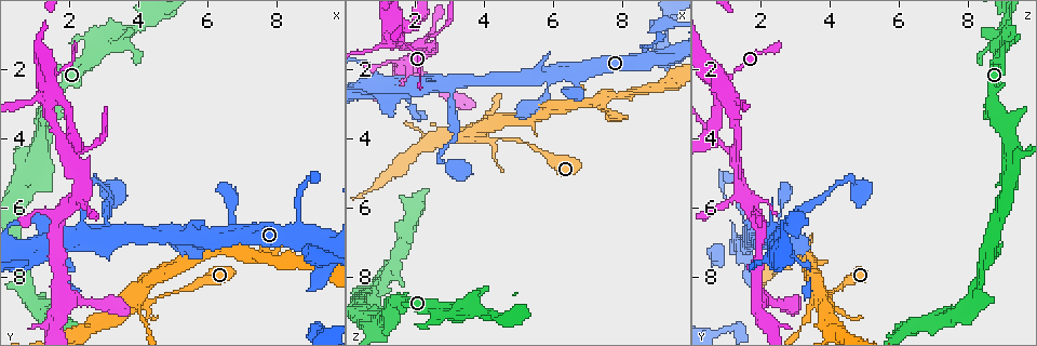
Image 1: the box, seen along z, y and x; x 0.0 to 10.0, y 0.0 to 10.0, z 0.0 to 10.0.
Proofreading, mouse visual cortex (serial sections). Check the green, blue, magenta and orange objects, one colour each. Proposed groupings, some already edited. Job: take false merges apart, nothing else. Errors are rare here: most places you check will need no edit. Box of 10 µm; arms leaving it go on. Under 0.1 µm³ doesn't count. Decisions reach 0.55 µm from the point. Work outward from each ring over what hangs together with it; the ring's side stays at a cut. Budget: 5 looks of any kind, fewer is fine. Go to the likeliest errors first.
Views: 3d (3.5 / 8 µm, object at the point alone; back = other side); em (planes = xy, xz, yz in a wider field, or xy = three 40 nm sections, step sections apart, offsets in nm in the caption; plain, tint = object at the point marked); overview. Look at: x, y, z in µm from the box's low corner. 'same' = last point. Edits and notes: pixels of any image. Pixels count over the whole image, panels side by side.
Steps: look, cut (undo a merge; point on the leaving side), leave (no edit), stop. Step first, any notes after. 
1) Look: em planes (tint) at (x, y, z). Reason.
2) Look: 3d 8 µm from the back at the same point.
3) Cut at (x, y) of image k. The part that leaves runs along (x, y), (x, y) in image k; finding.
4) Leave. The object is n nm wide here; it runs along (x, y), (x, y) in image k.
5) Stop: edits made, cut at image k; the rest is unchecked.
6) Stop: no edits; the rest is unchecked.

Look: 3d 3.5 µm at (1.35, 2.75, 1.10). Sharp bend.

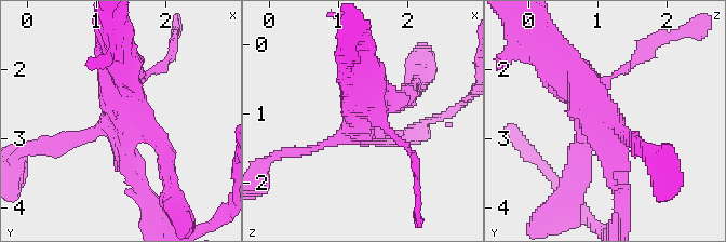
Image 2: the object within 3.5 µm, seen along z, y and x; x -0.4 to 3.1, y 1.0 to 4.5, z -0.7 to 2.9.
Look: em xy step 2 (tint) at (1.35, 2.80, 1.15). 4 arms meet here; the arms are 150, 250, 300, 300 nm wide.

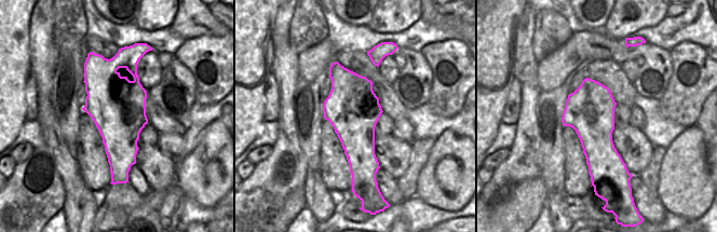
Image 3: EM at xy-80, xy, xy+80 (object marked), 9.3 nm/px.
Leave. It runs along (605, 81), (618, 191) in image 2; continuous, no second cell.

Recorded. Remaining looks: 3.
Look: 3d 8 µm at (3.90, 8.80, 3.85). Sudden change in width.

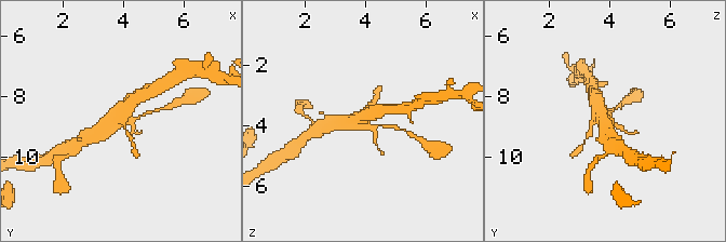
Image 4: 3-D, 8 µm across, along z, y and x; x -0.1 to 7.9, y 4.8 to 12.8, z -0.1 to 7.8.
Look: em xy step 2 (tint) at the same point.

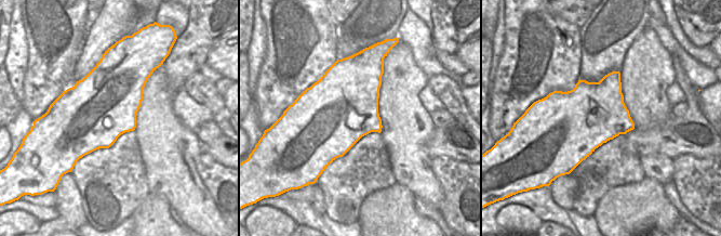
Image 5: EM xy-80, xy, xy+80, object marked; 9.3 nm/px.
Leave. Continuous, no second cell.

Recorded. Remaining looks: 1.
Stop: no edits; the rest is unchecked.

